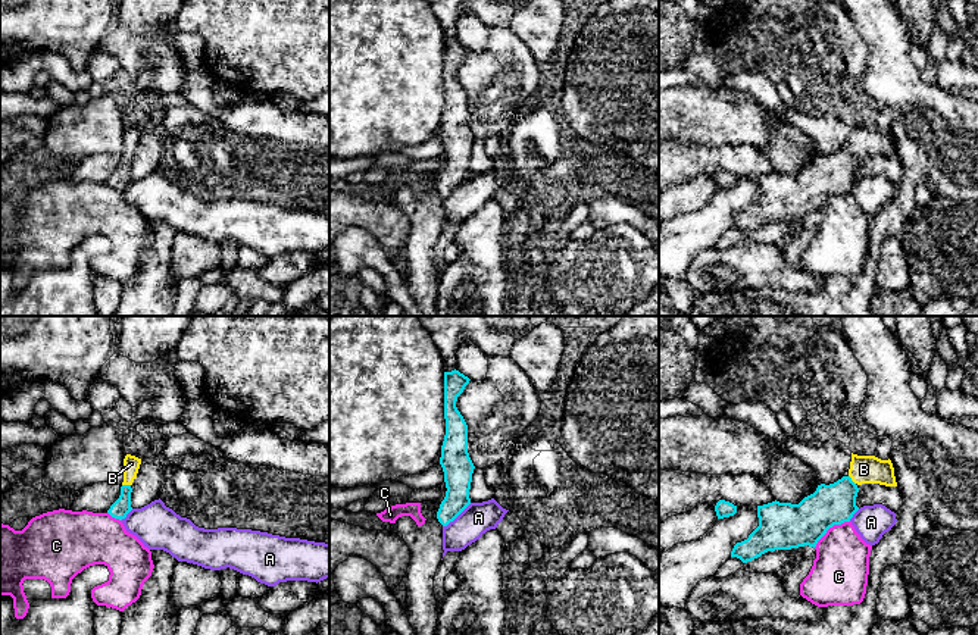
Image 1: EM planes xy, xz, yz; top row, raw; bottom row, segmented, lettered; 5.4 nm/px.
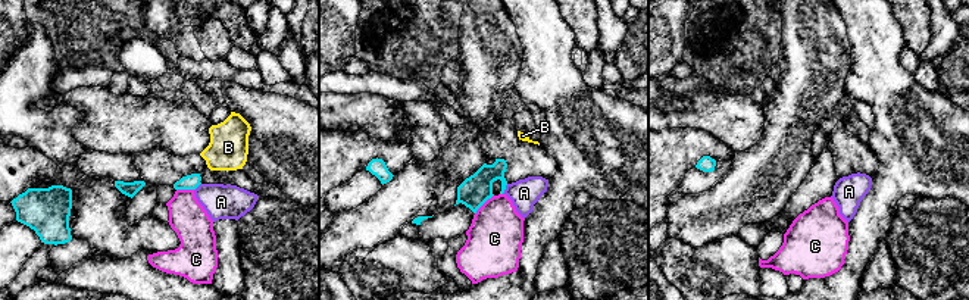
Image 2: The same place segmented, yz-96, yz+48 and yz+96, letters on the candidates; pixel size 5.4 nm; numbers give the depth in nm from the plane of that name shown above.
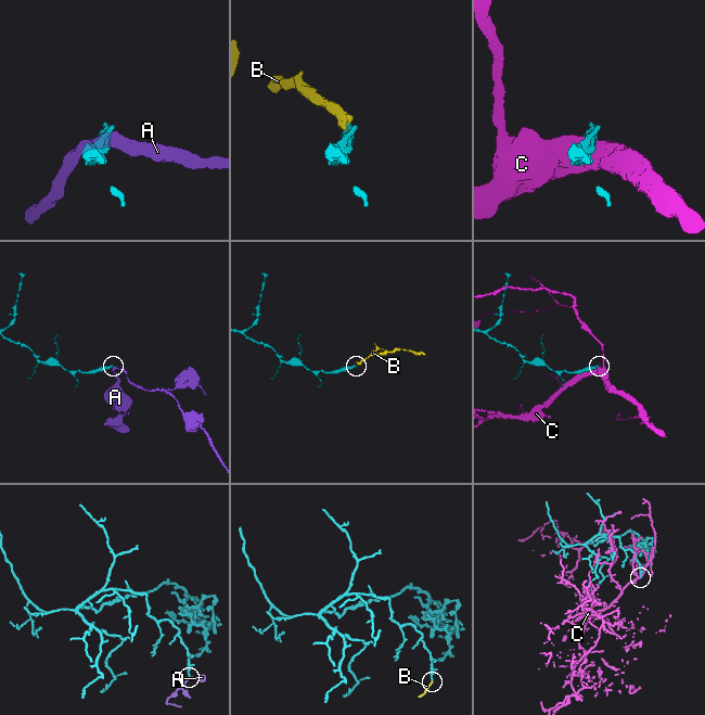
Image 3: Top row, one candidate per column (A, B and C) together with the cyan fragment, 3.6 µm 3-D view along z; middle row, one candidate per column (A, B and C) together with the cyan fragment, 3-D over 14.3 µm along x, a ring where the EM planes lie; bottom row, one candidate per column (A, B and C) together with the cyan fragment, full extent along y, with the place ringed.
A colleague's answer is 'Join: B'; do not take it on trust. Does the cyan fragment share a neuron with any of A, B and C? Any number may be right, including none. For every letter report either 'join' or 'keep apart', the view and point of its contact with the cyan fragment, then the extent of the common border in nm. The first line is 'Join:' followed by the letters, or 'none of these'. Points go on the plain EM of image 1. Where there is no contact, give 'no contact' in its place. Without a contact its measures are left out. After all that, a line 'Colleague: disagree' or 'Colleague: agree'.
Join: B
A: keep apart; contact xz (456, 187); length 200 nm
B: join; contact xy (127, 156); length 50 nm
C: keep apart; contact yz (830, 197); length 240 nm
Colleague: agree

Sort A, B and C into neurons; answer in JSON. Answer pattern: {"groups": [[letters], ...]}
{"groups": [["A"], ["B"], ["C"]]}

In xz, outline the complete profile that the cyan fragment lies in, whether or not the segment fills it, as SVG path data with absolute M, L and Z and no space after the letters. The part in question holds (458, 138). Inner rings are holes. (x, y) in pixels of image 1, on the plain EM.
M456 40L444 43L446 106L440 135L447 162L437 182L437 190L443 197L453 193L471 175L469 160L475 137L468 123L468 96L456 78L457 68L469 51Z

